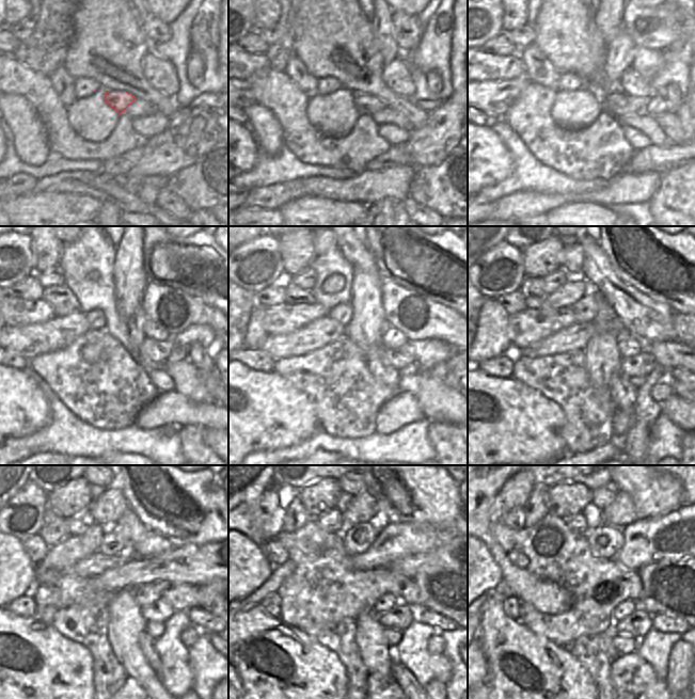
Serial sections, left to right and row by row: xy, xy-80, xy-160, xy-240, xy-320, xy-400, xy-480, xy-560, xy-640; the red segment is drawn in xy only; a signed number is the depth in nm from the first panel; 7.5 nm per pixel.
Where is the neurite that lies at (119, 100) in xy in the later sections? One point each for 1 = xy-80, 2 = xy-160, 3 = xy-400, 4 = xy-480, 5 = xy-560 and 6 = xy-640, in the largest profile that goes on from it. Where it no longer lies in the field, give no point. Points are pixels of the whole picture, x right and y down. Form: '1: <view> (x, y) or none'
1: xy-80 (364, 104)
2: xy-160 (618, 104)
3: xy-400 (641, 365)
4: xy-480 (160, 610)
5: xy-560 (400, 616)
6: xy-640 (638, 623)

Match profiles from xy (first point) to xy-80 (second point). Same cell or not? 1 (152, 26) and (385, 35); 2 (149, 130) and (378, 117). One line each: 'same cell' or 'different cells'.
1: different cells
2: different cells

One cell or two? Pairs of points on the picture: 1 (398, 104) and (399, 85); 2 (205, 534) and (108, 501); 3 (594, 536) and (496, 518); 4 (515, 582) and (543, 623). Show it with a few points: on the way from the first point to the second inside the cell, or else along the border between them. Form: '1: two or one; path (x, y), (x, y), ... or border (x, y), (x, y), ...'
1: two; border (380, 78), (397, 94), (409, 98)
2: two; border (119, 487), (129, 506)
3: two; border (583, 535), (588, 547), (598, 556)
4: two; border (522, 602), (528, 602), (538, 610), (554, 615)

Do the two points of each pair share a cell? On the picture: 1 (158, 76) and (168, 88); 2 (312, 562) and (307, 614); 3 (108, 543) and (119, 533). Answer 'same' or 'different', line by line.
1: same
2: same
3: same

